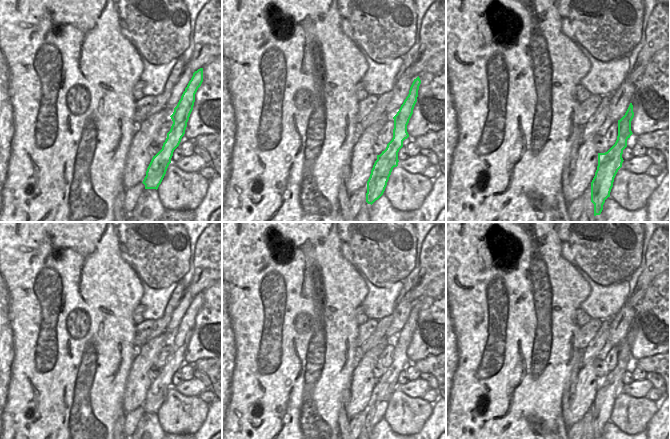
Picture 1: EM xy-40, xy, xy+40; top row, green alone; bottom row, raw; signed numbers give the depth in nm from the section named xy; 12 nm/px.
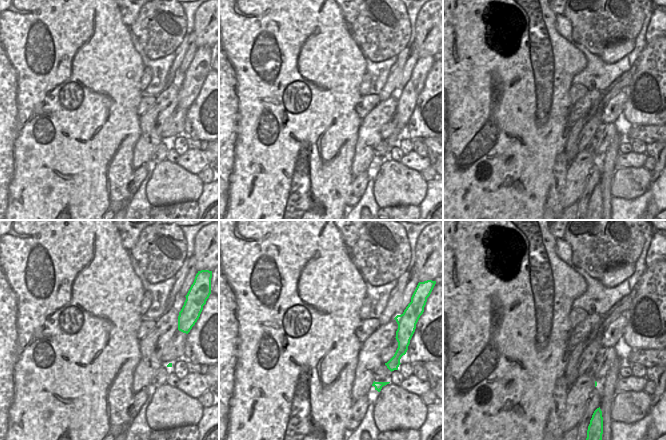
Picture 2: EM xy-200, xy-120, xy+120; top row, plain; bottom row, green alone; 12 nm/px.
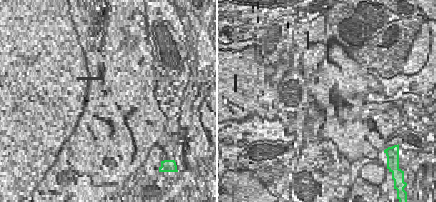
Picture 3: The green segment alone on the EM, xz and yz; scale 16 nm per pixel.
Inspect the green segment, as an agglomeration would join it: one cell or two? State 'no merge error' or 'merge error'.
no merge error

